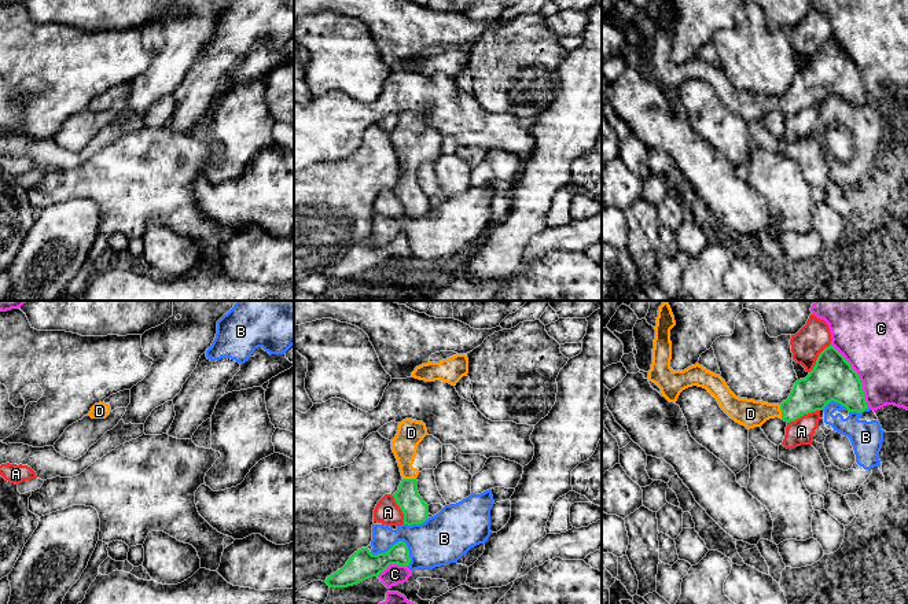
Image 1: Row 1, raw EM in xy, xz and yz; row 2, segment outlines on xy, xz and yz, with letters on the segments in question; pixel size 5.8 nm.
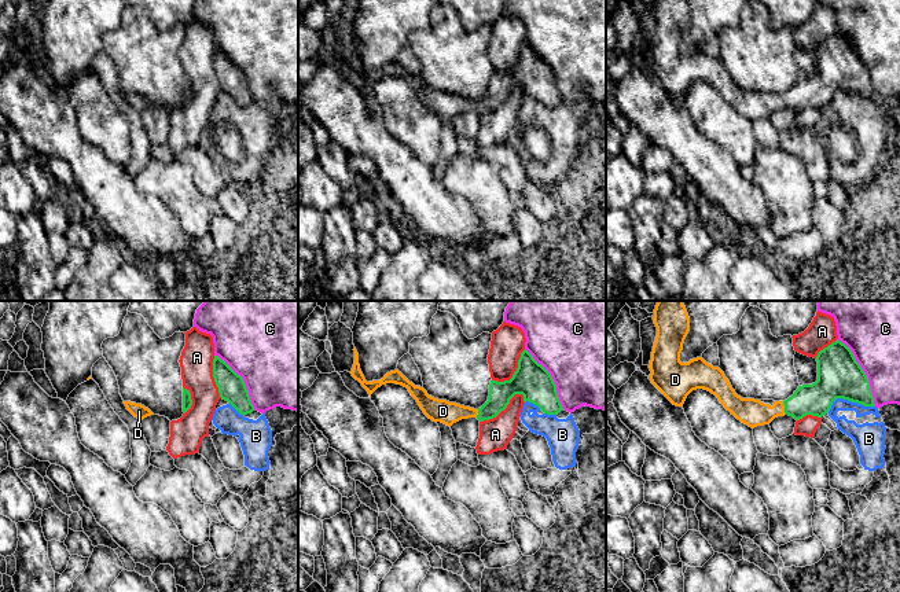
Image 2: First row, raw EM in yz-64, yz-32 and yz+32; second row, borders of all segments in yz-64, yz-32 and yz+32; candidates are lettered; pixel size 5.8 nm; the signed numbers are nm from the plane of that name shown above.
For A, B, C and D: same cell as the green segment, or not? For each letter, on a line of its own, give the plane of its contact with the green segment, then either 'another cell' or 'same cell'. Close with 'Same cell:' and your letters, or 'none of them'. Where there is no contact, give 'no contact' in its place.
A: yz | another cell
B: xz | another cell
C: yz | another cell
D: xz | same cell
Same cell: D

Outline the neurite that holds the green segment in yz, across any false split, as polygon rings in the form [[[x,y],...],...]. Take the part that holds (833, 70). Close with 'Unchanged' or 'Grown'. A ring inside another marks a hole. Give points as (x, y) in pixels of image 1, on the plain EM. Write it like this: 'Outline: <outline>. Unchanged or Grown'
Outline: [[[659,0],[654,19],[652,56],[647,70],[661,81],[662,89],[669,95],[676,95],[688,80],[703,80],[732,113],[747,122],[761,119],[775,110],[787,115],[795,114],[804,107],[823,103],[831,93],[849,104],[861,106],[868,102],[857,65],[832,37],[819,47],[809,67],[797,73],[788,91],[779,97],[736,89],[720,67],[699,56],[673,63],[670,22],[674,18],[672,1]]]. Grown

